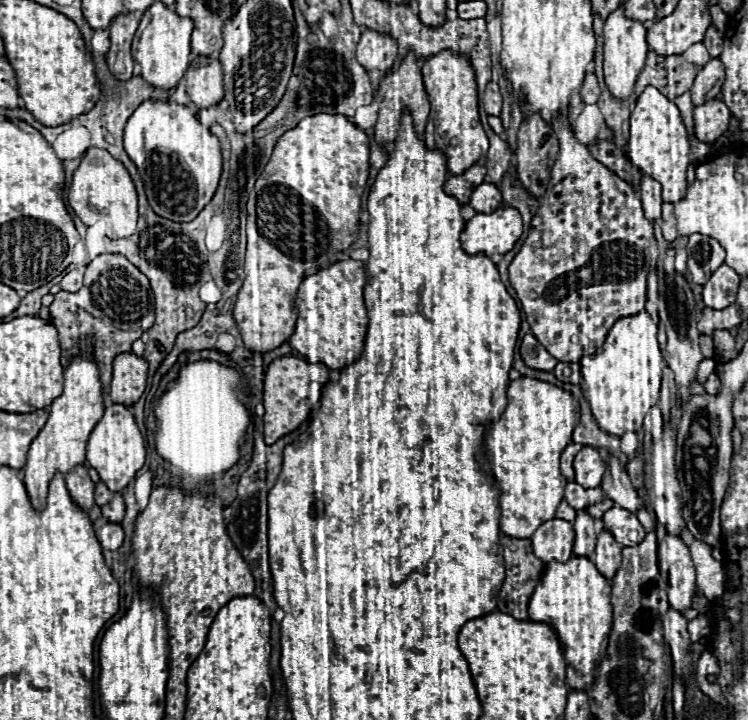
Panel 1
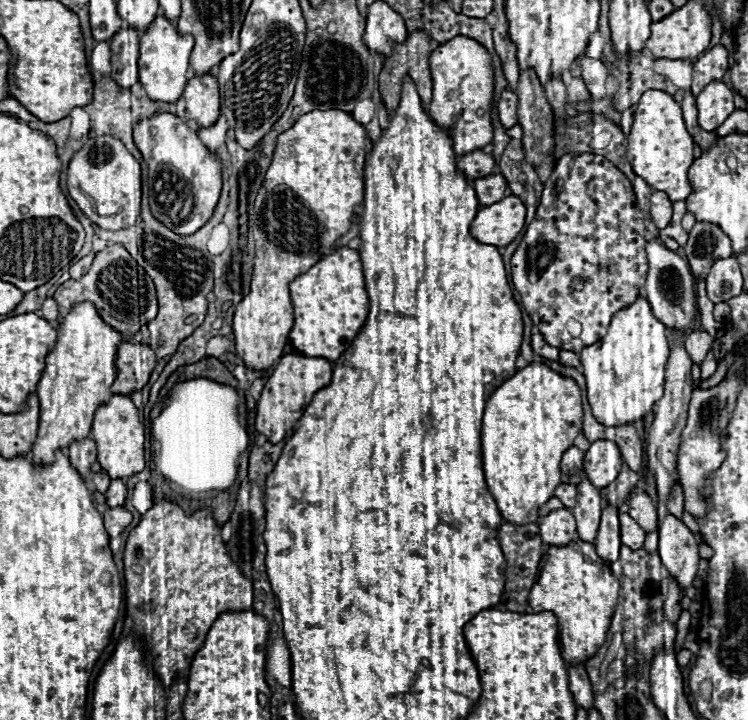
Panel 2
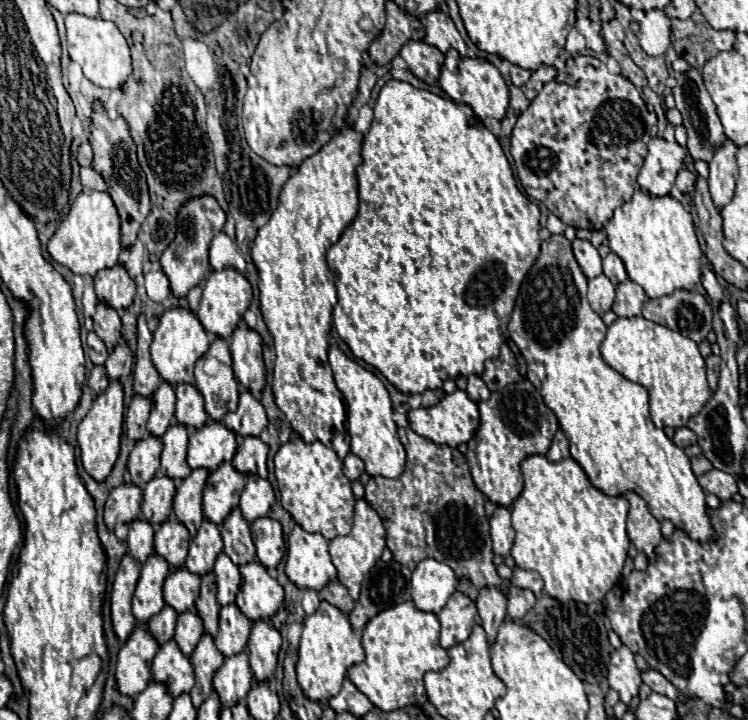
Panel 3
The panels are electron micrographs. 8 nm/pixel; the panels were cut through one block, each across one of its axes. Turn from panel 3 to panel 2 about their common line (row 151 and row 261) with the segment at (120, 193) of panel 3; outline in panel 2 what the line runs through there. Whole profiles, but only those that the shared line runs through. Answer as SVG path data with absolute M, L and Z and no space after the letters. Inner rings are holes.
M112 244L102 252L98 252L90 270L80 280L64 282L54 292L54 300L58 304L58 320L56 320L58 324L72 310L72 306L80 302L92 302L102 320L122 336L140 332L140 328L150 320L154 320L158 312L156 290L150 276L134 262L134 258L126 252L126 248L118 244Z

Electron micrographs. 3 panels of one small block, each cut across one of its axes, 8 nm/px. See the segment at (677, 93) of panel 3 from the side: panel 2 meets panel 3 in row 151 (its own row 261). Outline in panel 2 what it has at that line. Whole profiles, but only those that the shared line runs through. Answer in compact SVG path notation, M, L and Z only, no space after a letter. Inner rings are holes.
M696 222L692 232L688 234L688 244L684 246L684 254L688 258L694 278L706 278L710 266L716 260L732 256L730 238L726 238L726 234L718 230L718 226Z

